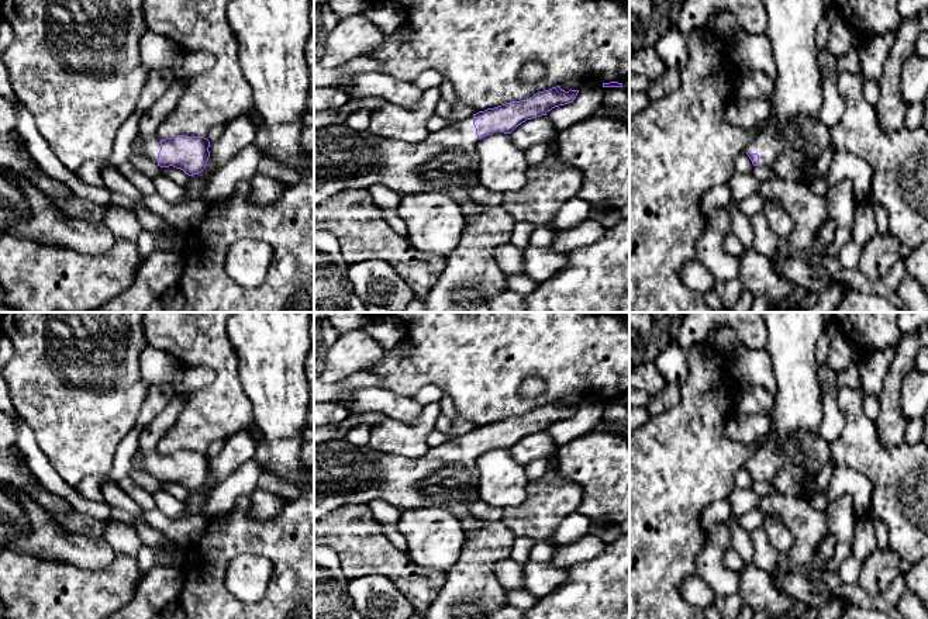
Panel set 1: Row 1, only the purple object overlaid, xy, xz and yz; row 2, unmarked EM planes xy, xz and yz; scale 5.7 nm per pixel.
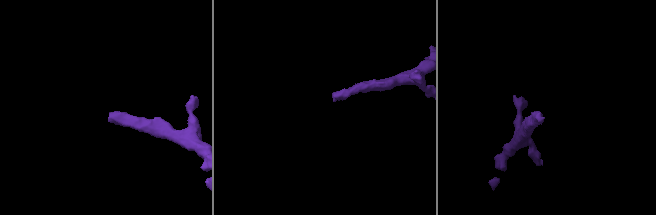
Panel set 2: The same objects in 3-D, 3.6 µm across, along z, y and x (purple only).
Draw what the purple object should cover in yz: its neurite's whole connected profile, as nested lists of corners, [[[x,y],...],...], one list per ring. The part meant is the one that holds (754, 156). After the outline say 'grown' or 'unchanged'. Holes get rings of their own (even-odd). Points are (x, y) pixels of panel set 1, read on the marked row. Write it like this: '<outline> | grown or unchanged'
[[[773,114],[766,128],[745,148],[753,166],[769,166],[783,180],[807,183],[815,162],[831,145],[829,129],[818,118],[793,118],[784,131],[775,127]]] | grown

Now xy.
[[[137,135],[142,142],[141,156],[161,167],[173,166],[193,176],[201,173],[210,158],[210,141],[204,136],[177,135],[159,139],[156,135]]] | grown

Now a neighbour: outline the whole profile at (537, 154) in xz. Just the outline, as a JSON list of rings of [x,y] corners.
[[[542,142],[538,145],[534,145],[528,151],[525,151],[525,160],[528,166],[537,166],[541,162],[546,159],[548,149],[551,148],[552,143],[549,142]]]

